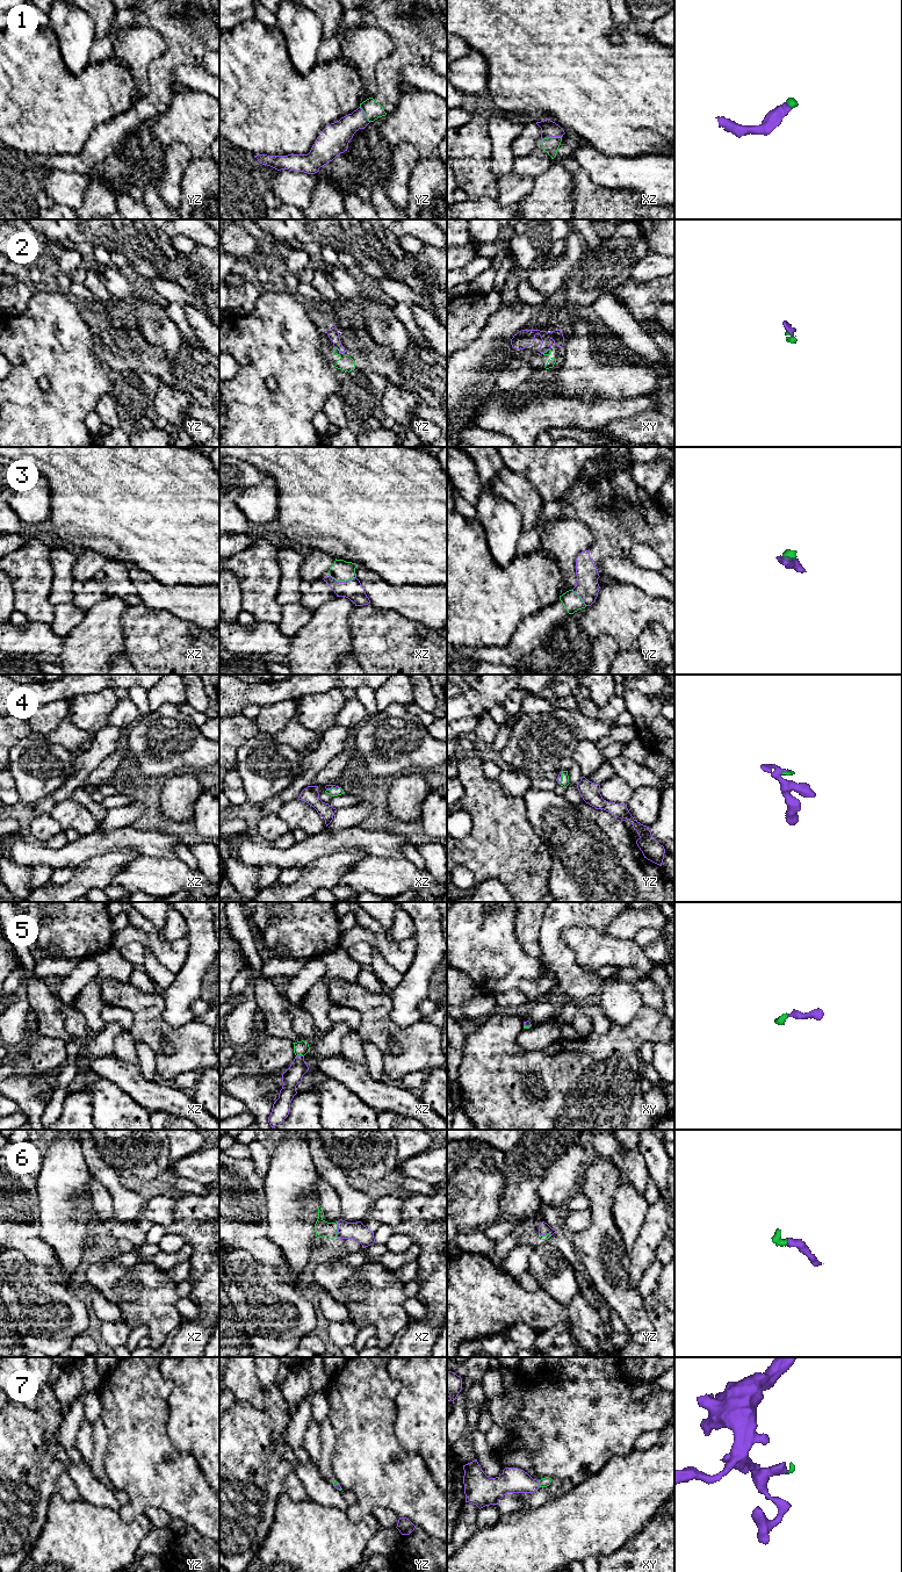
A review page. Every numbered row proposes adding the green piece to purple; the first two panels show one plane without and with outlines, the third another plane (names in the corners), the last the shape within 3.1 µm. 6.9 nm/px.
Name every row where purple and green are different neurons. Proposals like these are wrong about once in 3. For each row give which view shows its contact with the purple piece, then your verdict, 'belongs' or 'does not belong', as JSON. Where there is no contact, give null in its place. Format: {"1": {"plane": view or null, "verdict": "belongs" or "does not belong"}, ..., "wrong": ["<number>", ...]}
{"1": {"plane": "xz", "verdict": "belongs"}, "2": {"plane": "yz", "verdict": "belongs"}, "3": {"plane": "xz", "verdict": "belongs"}, "4": {"plane": "xz", "verdict": "belongs"}, "5": {"plane": "xz", "verdict": "belongs"}, "6": {"plane": "xz", "verdict": "belongs"}, "7": {"plane": "xy", "verdict": "belongs"}, "wrong": []}

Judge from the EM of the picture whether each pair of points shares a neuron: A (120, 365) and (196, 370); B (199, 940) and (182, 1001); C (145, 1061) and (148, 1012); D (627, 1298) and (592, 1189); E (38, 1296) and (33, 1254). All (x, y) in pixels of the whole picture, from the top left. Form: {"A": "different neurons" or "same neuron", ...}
{"A": "same neuron", "B": "same neuron", "C": "different neurons", "D": "same neuron", "E": "different neurons"}

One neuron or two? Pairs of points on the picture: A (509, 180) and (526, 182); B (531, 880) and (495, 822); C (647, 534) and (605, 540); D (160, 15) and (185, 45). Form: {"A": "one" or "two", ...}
{"A": "one", "B": "one", "C": "one", "D": "one"}

